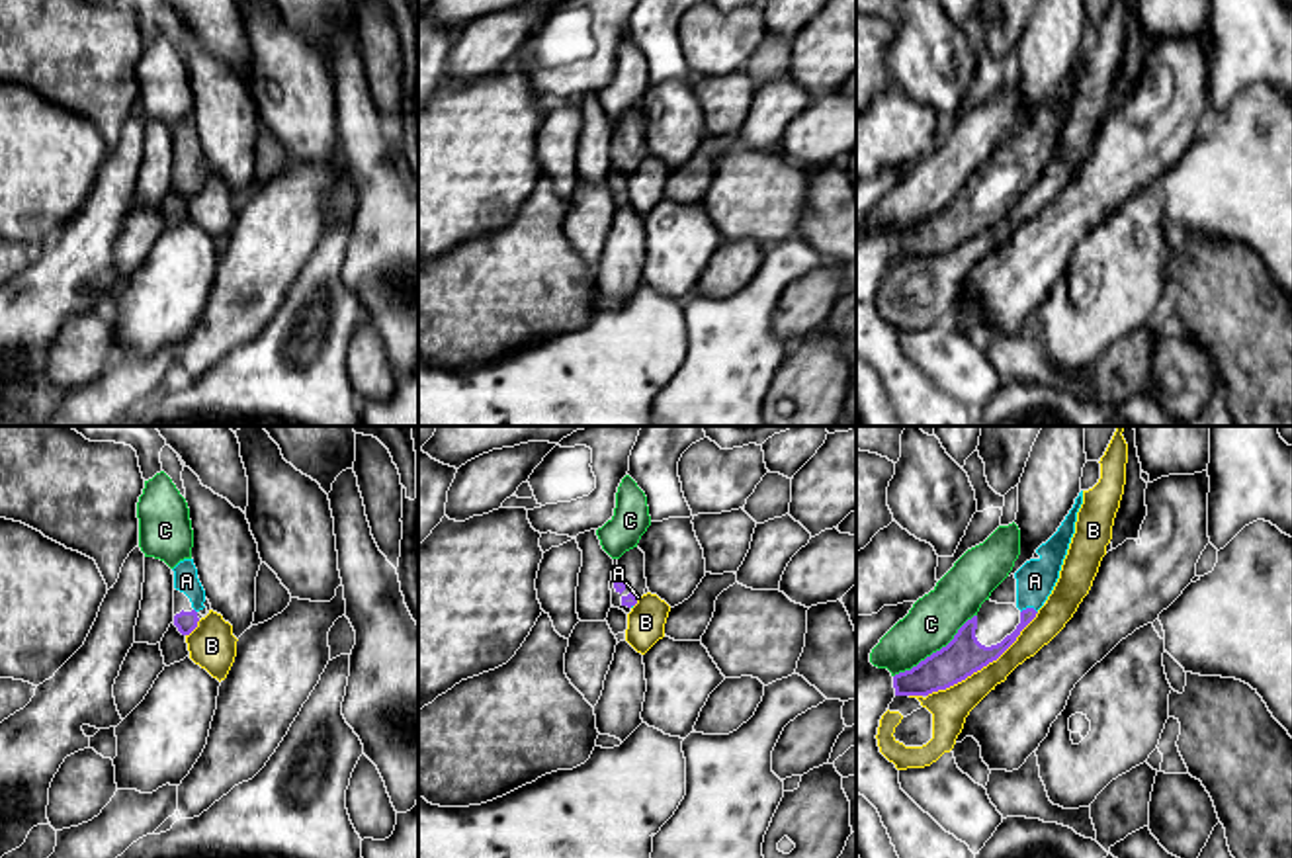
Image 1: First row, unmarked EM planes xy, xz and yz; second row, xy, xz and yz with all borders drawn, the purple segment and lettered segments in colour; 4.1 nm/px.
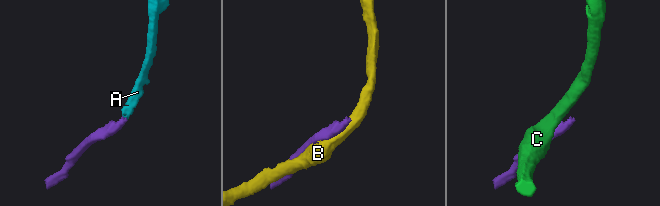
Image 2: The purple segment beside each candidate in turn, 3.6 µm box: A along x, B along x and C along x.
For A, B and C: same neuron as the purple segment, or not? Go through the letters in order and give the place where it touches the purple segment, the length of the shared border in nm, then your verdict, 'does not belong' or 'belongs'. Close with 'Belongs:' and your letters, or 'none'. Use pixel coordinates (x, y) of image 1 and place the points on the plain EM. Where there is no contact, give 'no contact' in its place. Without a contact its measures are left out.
A: meets purple in yz at (1029, 171); contact 70 nm long; belongs
B: meets purple in yz at (984, 227); contact 600 nm long; does not belong
C: meets purple in yz at (937, 214); contact 440 nm long; does not belong
Belongs: A

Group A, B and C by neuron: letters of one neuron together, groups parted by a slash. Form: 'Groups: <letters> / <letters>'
Groups: A / B / C

